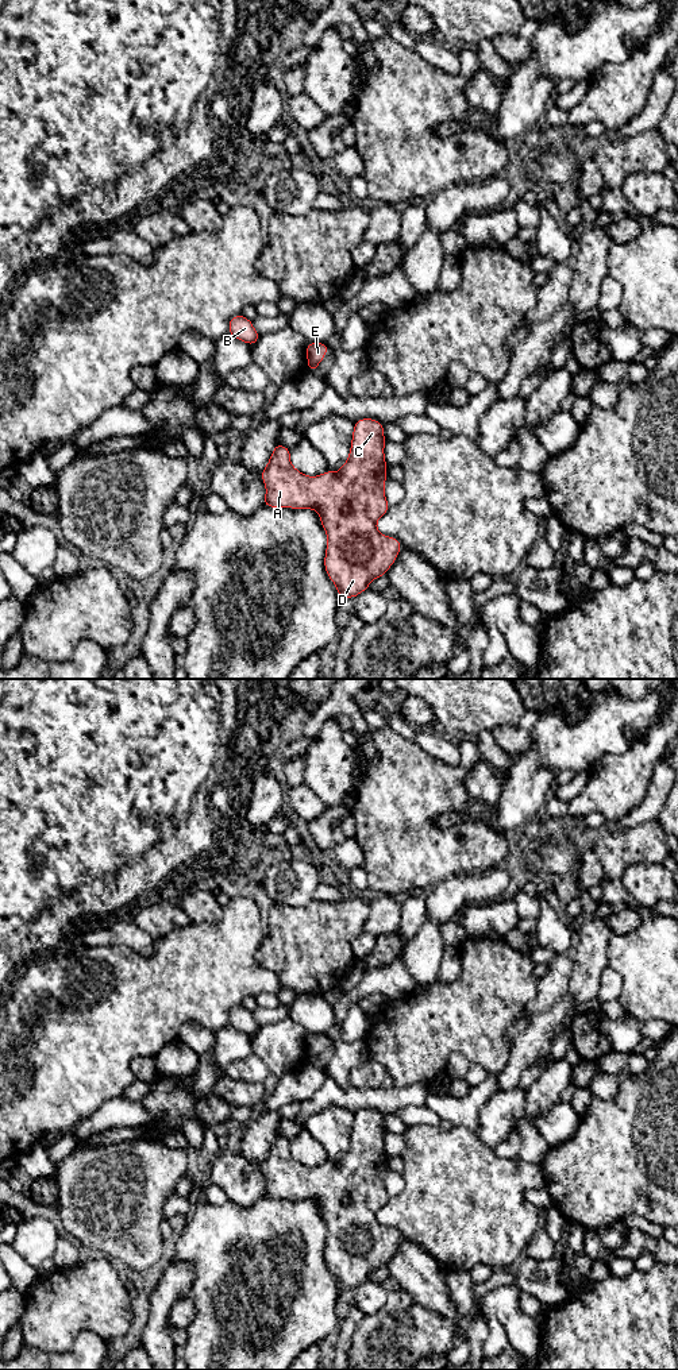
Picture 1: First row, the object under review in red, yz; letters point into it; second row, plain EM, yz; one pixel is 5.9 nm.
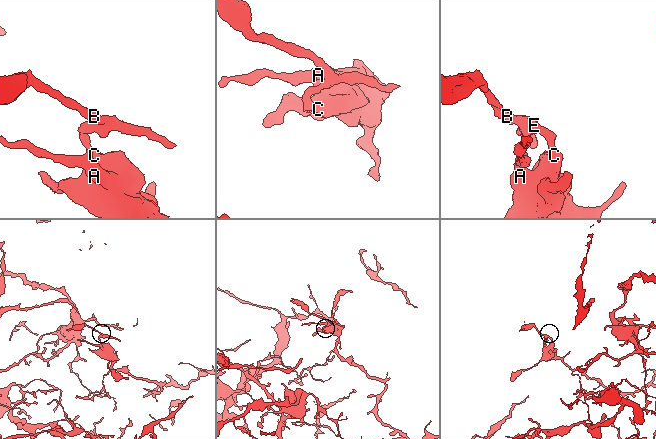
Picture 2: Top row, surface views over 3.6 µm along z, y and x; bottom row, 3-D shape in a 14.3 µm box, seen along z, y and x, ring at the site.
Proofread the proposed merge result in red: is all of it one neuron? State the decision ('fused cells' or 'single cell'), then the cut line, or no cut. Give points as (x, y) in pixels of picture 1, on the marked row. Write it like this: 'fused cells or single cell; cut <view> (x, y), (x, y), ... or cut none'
fused cells; cut yz (308, 363), (309, 369)

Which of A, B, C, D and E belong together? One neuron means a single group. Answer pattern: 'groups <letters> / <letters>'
groups A C D E / B

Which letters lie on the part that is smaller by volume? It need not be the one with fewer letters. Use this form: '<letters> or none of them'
B

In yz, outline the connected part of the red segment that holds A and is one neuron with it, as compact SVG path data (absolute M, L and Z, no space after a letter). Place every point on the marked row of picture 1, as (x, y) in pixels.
M374 418L354 422L350 455L338 472L327 470L308 476L290 463L290 449L276 444L261 476L266 486L263 505L269 508L312 509L319 513L327 535L324 568L335 583L339 598L355 598L373 579L385 576L397 559L401 543L377 530L377 521L389 510L384 487L386 470L384 424Z

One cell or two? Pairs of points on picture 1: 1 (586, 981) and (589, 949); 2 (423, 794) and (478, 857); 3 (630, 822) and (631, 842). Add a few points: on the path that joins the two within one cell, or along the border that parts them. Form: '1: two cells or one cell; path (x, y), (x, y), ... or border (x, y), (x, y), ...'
1: one cell; path (589, 973), (589, 957)
2: one cell; path (423, 814), (423, 822), (450, 849), (458, 849)
3: two cells; border (657, 819), (617, 832), (607, 828)

